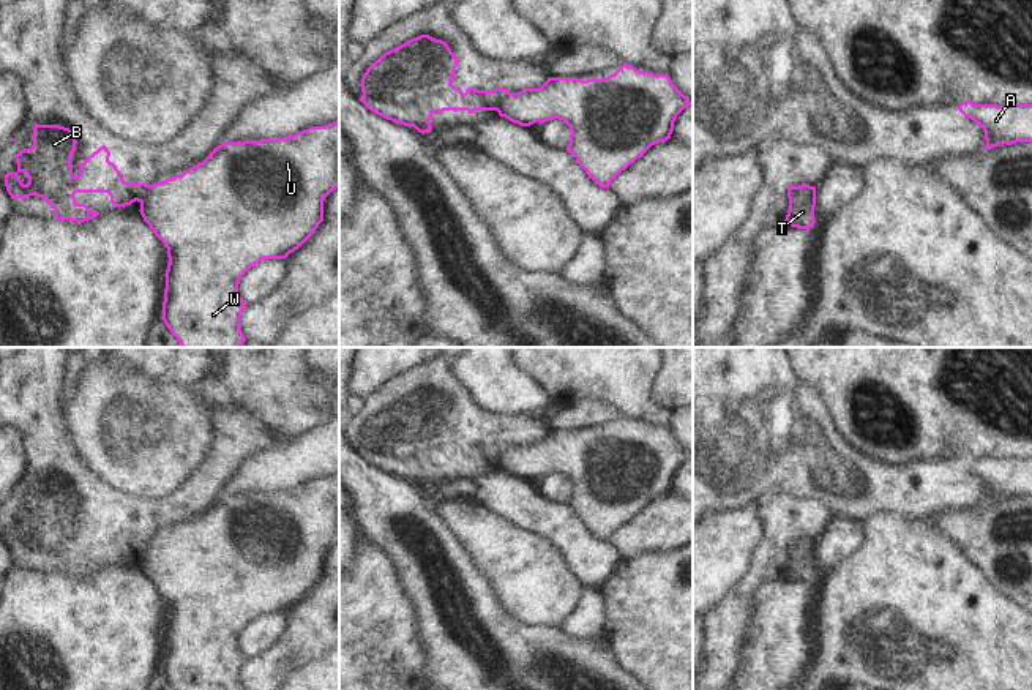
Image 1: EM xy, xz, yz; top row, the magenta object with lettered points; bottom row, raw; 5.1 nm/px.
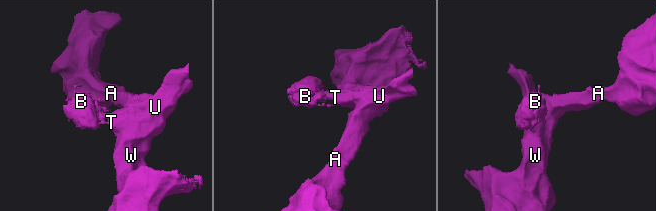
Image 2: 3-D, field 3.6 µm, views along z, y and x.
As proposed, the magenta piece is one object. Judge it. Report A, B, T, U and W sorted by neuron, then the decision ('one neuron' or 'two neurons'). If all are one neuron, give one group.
A T U W / B; two neurons

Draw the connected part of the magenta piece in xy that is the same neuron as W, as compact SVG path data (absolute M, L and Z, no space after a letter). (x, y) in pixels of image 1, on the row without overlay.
M339 474L278 493L226 496L181 529L150 538L140 568L167 602L163 674L174 690L245 690L240 632L265 613L286 613L323 575L323 554L339 540Z

